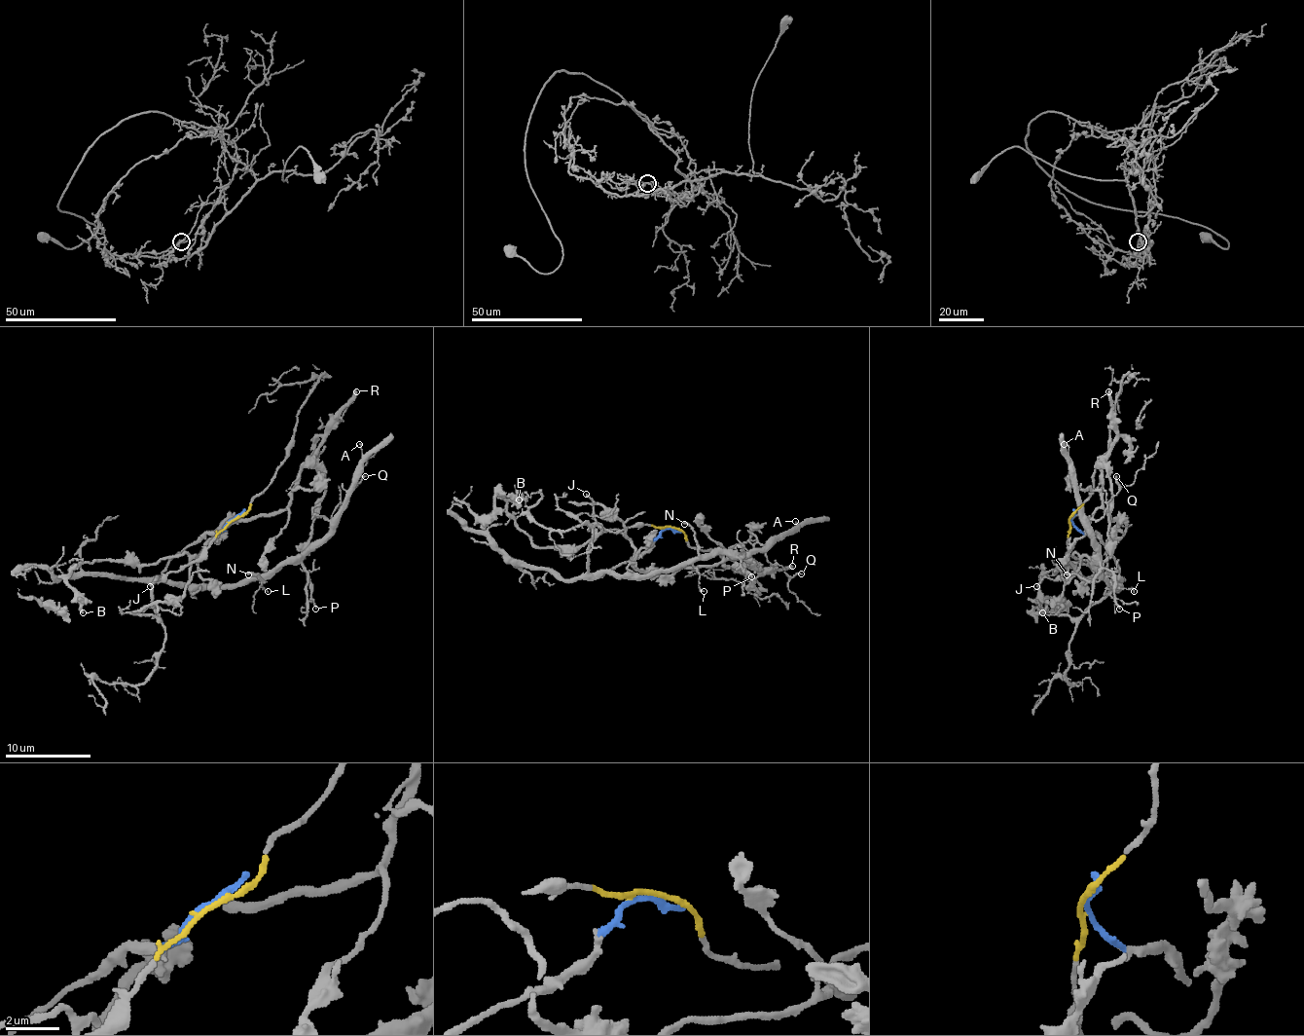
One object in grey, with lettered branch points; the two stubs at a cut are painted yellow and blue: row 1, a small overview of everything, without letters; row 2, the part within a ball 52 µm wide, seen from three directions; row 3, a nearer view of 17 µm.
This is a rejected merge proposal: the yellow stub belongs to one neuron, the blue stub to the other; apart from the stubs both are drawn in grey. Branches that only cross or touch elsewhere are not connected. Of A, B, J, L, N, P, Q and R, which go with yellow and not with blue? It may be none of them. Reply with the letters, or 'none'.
B, J, R

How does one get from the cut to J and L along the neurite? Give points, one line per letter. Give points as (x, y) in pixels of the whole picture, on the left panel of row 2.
J: (235, 517), (199, 558), (161, 579), (158, 576), (150, 585)
L: (235, 517), (220, 532), (190, 542), (162, 574), (171, 581), (220, 585), (256, 576), (267, 592)

